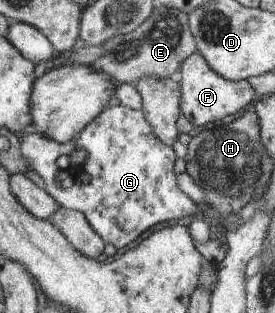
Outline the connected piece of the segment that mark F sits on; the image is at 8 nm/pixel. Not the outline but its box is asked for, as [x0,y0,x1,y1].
[177,51,254,126]

